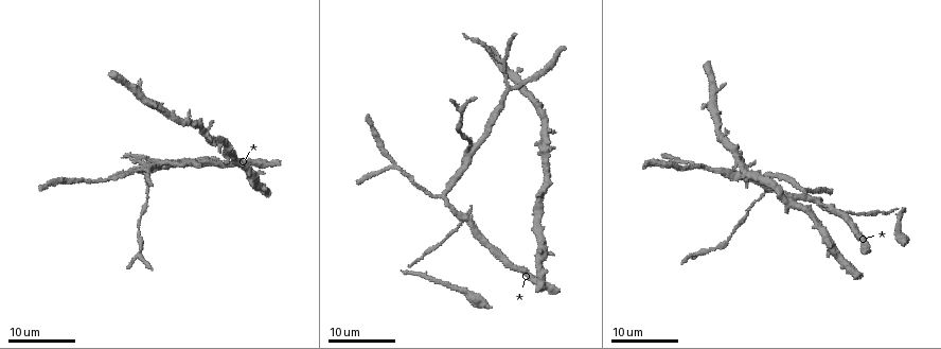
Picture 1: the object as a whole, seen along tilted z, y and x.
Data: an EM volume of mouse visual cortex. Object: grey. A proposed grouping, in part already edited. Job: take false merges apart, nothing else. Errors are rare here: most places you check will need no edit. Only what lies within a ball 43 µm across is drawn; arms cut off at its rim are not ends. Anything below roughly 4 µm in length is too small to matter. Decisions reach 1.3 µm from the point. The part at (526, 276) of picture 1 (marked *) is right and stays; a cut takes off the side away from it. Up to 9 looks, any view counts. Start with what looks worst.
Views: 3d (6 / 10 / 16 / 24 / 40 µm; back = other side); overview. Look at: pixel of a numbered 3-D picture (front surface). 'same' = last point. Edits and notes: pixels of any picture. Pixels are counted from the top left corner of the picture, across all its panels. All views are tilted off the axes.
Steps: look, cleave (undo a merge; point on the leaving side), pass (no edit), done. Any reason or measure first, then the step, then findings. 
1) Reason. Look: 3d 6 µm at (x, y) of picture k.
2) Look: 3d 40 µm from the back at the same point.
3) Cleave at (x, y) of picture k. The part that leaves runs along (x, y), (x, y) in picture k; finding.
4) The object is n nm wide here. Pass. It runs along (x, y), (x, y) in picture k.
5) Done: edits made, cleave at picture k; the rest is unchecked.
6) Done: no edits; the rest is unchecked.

Three arms meet. Look: 3d 16 µm at (474, 150) of picture 1.

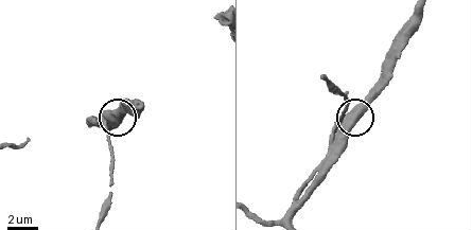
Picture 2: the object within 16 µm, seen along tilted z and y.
Look: 3d 10 µm at (114, 120) of picture 2.

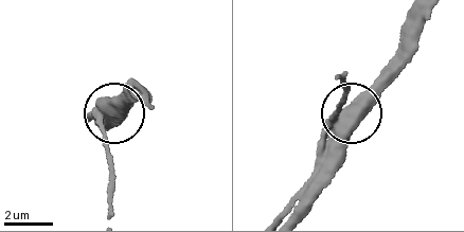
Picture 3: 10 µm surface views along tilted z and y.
Look: 3d 10 µm from the back at (112, 115) of picture 3.

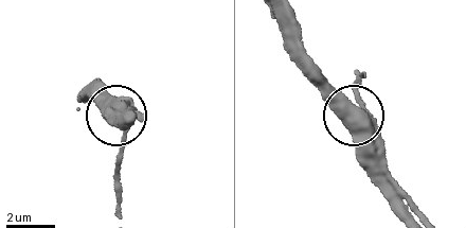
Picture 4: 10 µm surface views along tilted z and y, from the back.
Pass. All the same neuron.

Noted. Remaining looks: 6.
Branch point. Look: 3d 24 µm at (513, 86) of picture 1.

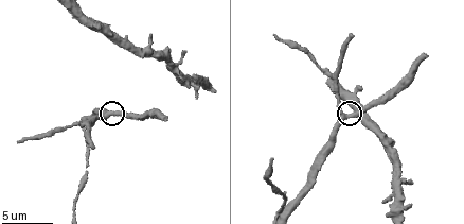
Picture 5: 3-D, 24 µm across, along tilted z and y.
Closer look. Look: 3d 6 µm at (346, 117) of picture 5.

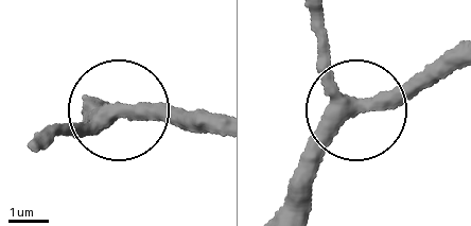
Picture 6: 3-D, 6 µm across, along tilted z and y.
3 arms meet here. Pass. It runs along (282, 203), (309, 153), (346, 119), (397, 107), (442, 80) in picture 6; all the same neuron.

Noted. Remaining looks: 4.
A fork. Look: 3d 24 µm at (442, 195) of picture 1.

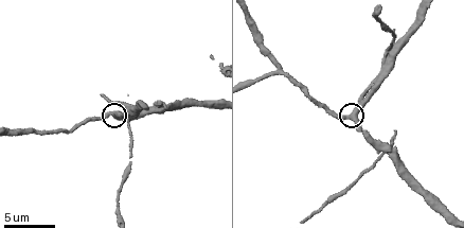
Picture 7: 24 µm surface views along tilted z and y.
Look: 3d 10 µm at (352, 116) of picture 7.

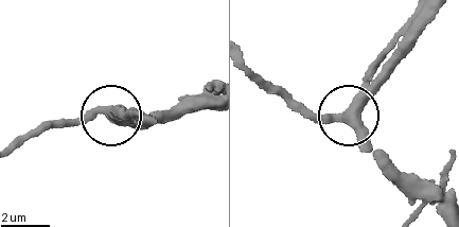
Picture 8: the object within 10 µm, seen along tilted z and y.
3 arms meet here. Pass. Continuous, no second neuron.

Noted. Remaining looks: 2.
Look: 3d 10 µm at (31, 132) of picture 7.

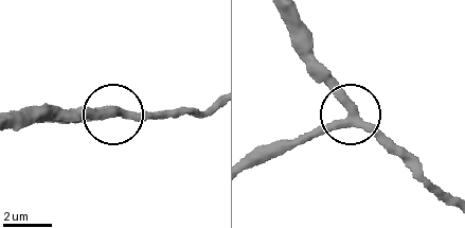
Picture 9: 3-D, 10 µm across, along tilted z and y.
Other side. Look: 3d 10 µm from the back at (355, 114) of picture 9.

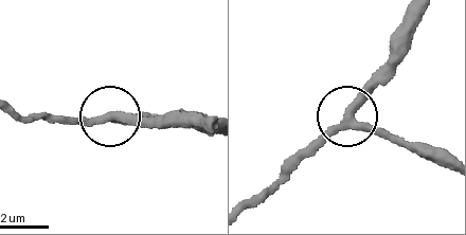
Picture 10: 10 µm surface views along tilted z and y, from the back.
3 arms meet here. Pass. It runs along (250, 205), (284, 183), (345, 119), (375, 125), (408, 150) in picture 10; all the same neuron.

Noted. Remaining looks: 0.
Done: no edits; the rest is unchecked.

